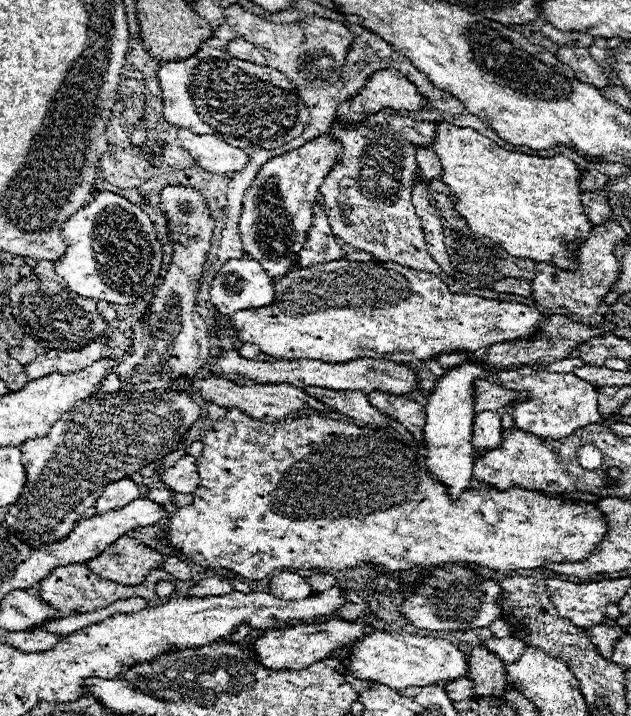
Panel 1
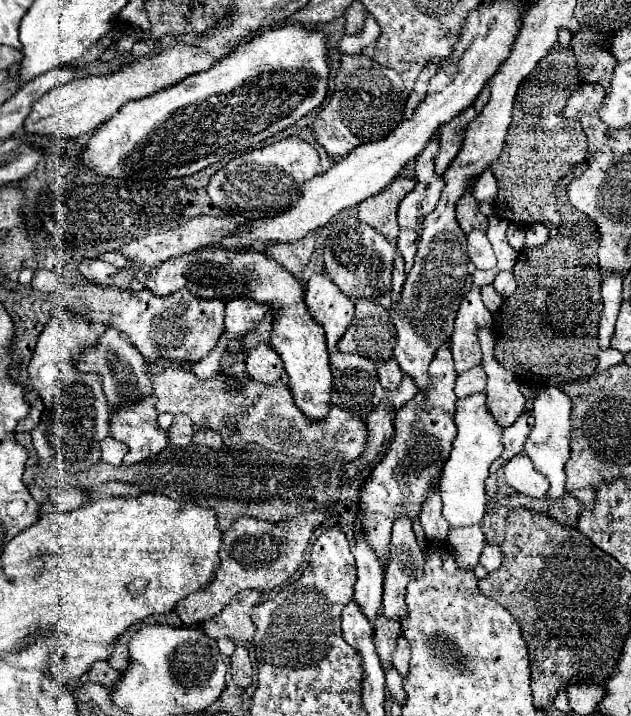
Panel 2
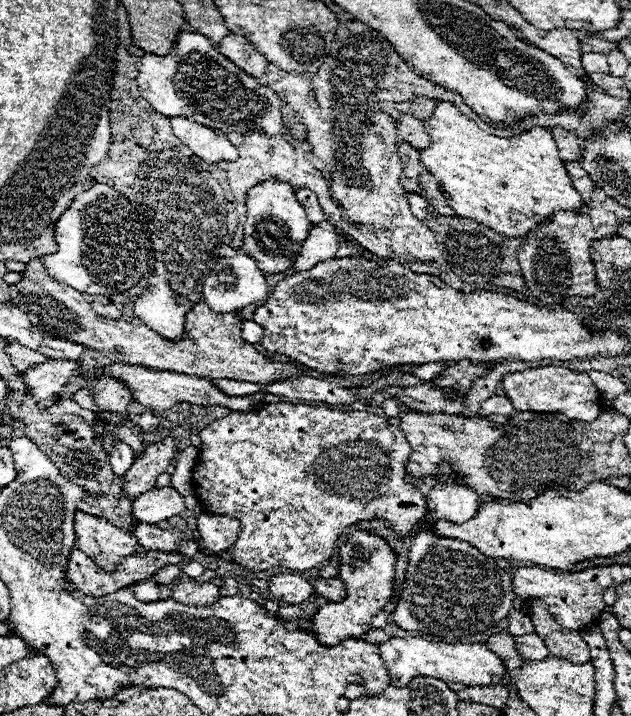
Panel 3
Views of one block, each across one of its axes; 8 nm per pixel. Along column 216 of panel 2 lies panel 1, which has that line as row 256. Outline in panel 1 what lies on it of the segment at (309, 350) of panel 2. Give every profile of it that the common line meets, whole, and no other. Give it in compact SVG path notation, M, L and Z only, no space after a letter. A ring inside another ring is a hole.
M322 136L282 156L270 158L252 180L252 186L244 196L240 236L246 256L258 260L274 280L280 280L296 264L298 252L308 236L312 206L318 200L318 188L334 166L338 152L340 142L332 142L330 138Z

